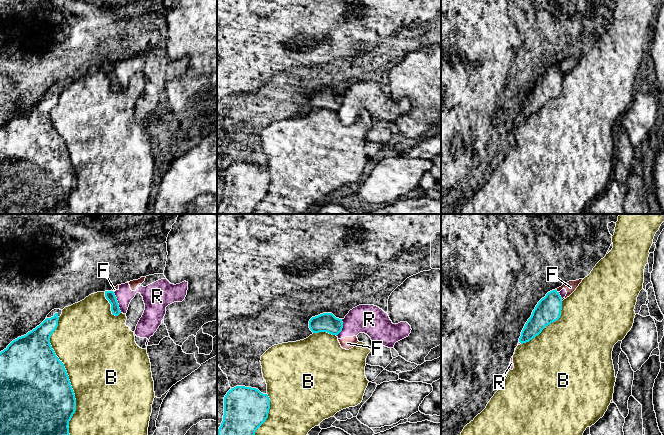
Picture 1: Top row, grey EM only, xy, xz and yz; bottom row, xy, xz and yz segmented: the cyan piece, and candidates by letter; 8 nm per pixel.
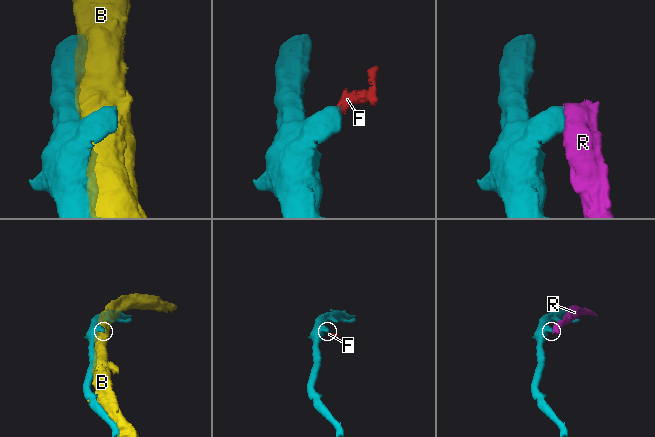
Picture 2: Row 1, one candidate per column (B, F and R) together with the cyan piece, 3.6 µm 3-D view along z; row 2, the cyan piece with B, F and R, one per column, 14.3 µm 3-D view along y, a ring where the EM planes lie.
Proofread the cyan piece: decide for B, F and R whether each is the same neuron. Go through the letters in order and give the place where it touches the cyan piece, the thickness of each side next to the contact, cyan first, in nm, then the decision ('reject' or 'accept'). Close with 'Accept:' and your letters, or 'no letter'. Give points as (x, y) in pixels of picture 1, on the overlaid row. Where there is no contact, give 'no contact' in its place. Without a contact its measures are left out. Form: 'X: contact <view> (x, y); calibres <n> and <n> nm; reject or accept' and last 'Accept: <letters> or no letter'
B: contact xy (68, 376); calibres 500 and 500 nm; reject
F: contact yz (556, 291); calibres 200 and 90 nm; reject
R: contact xy (117, 302); calibres 80 and 140 nm; reject
Accept: no letter

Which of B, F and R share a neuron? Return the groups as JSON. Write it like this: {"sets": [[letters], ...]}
{"sets": [["B"], ["F", "R"]]}

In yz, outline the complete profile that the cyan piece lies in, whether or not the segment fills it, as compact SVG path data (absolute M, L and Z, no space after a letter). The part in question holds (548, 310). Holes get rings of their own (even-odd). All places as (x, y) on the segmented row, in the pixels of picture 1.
M556 289L548 292L538 302L531 317L526 322L519 342L523 344L538 336L546 326L560 318L561 310L562 298L559 292Z

